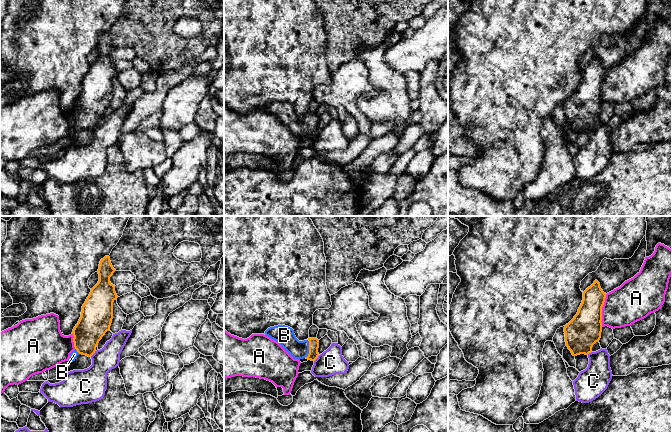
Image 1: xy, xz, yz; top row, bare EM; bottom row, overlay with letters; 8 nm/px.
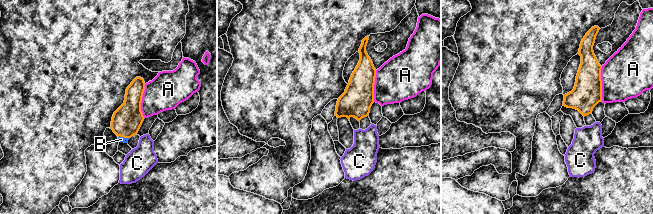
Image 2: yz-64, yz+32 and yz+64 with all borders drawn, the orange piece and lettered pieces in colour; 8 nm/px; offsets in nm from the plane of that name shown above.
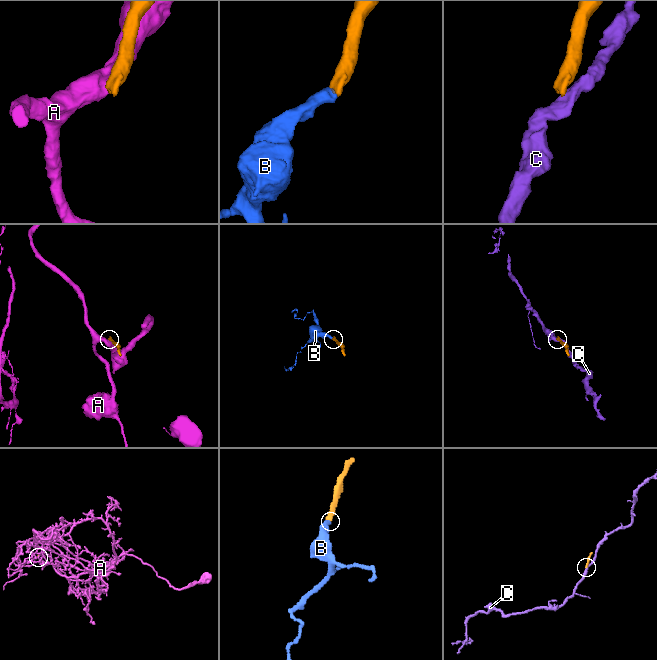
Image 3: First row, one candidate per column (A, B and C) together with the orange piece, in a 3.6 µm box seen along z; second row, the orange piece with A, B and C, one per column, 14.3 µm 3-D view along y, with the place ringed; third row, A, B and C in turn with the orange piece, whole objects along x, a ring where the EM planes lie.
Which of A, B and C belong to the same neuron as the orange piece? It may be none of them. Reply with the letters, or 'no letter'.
B

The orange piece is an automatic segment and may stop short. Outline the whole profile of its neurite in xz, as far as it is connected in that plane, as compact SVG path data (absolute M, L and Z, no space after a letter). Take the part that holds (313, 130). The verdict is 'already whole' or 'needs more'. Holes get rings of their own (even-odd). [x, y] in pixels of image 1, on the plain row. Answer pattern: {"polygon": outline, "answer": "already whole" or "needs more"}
{"polygon": "M288 102L270 103L265 107L265 111L277 117L294 135L306 134L315 137L319 132L319 116L317 114L299 117L294 106Z", "answer": "needs more"}

